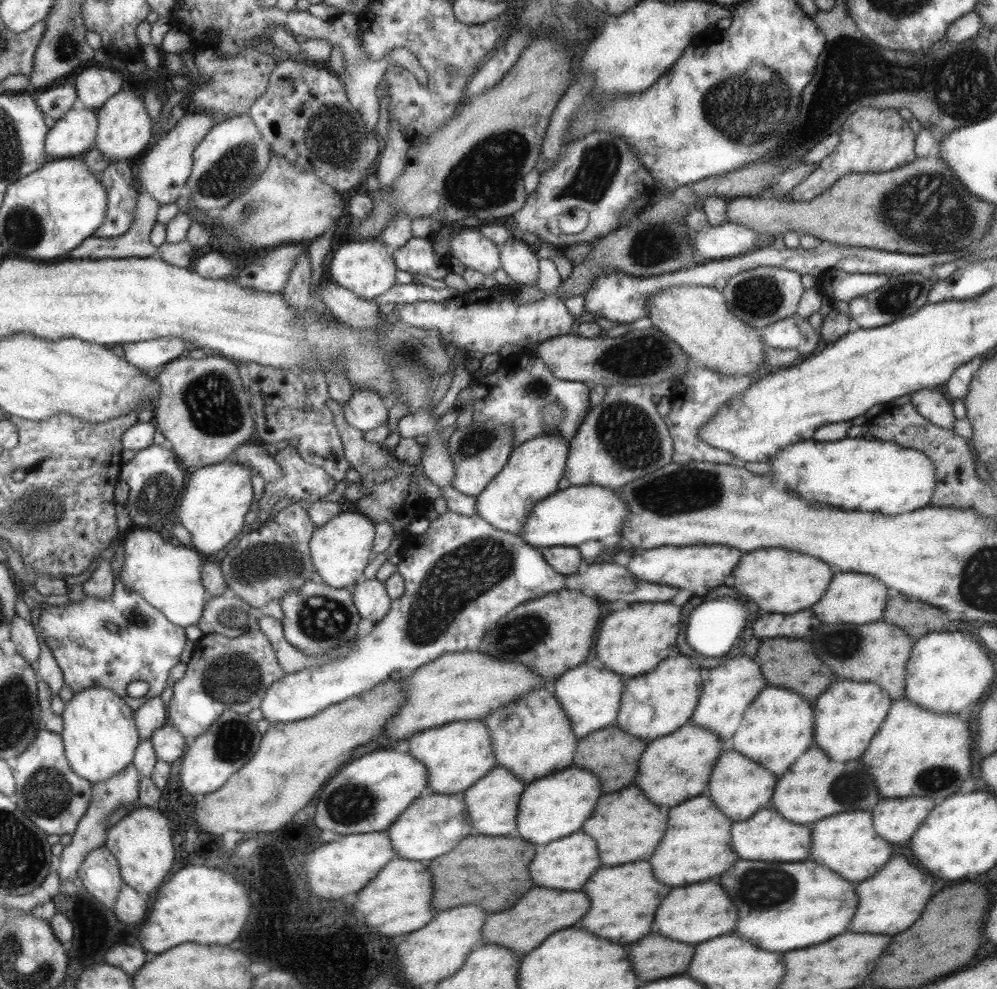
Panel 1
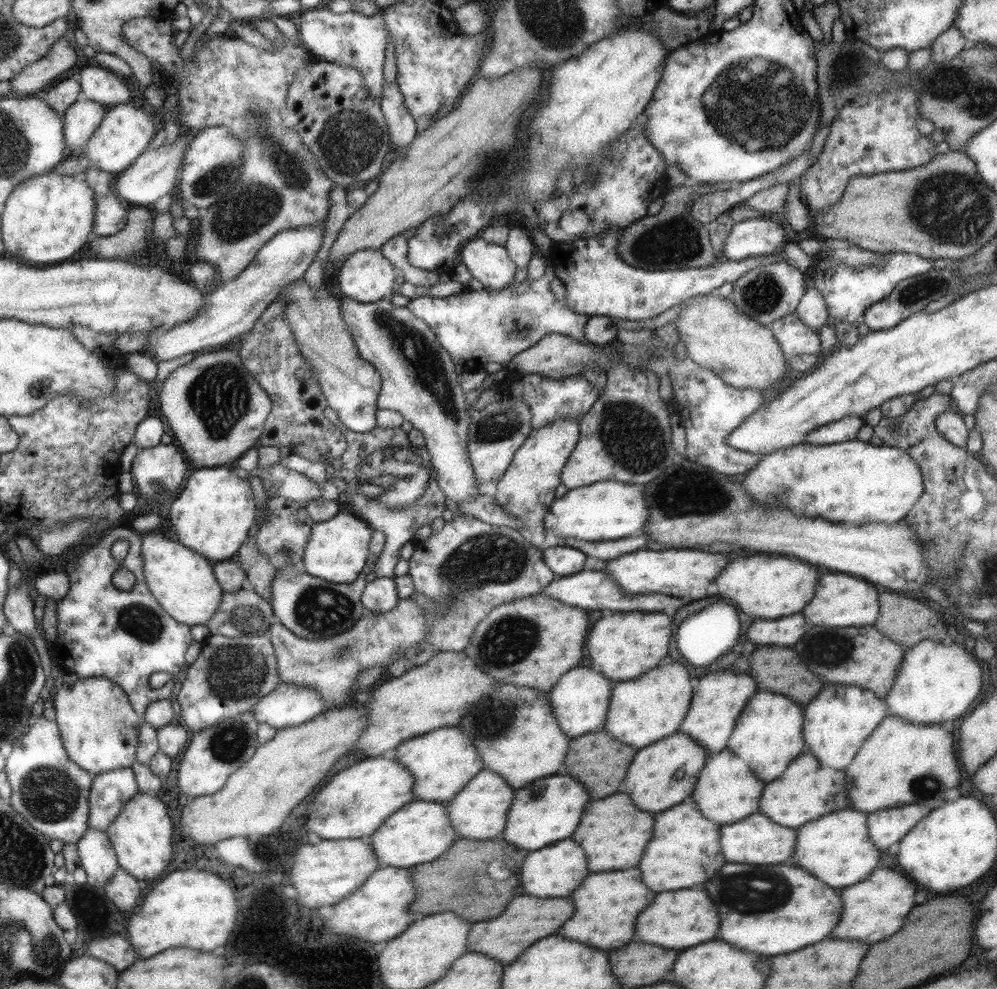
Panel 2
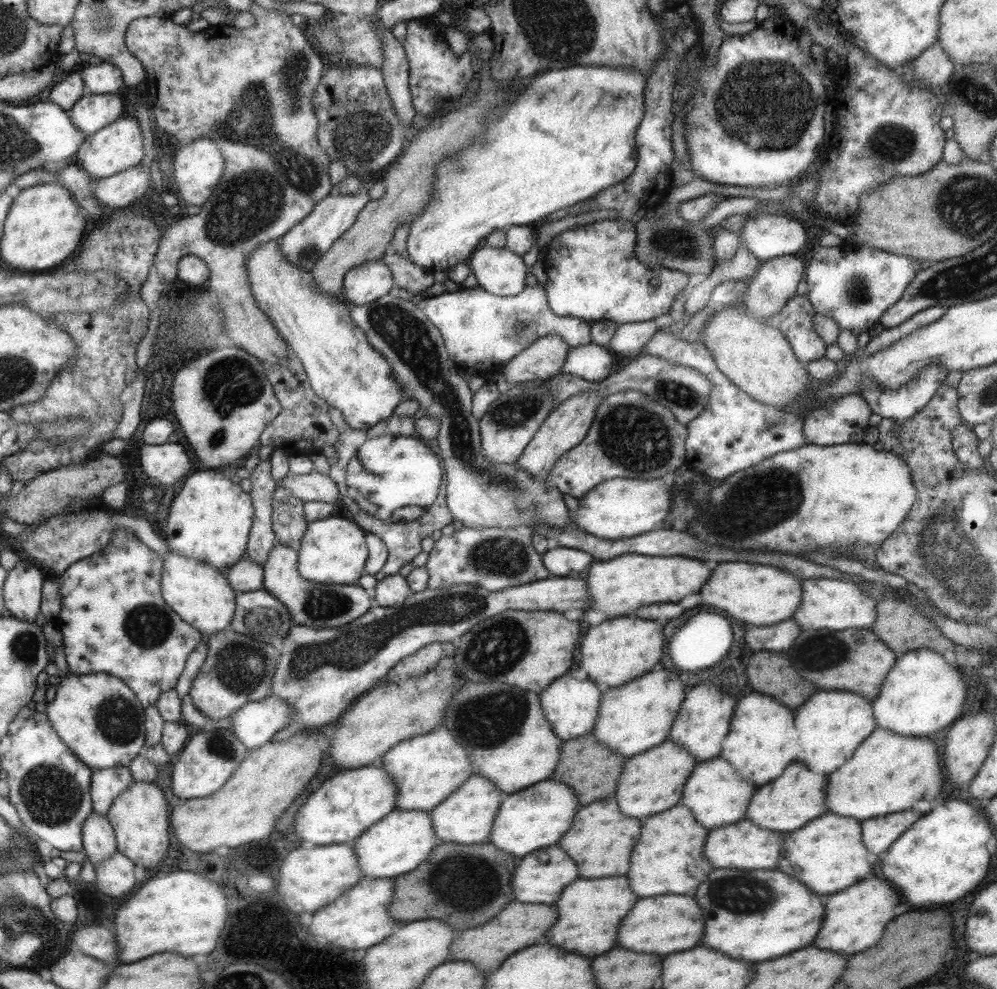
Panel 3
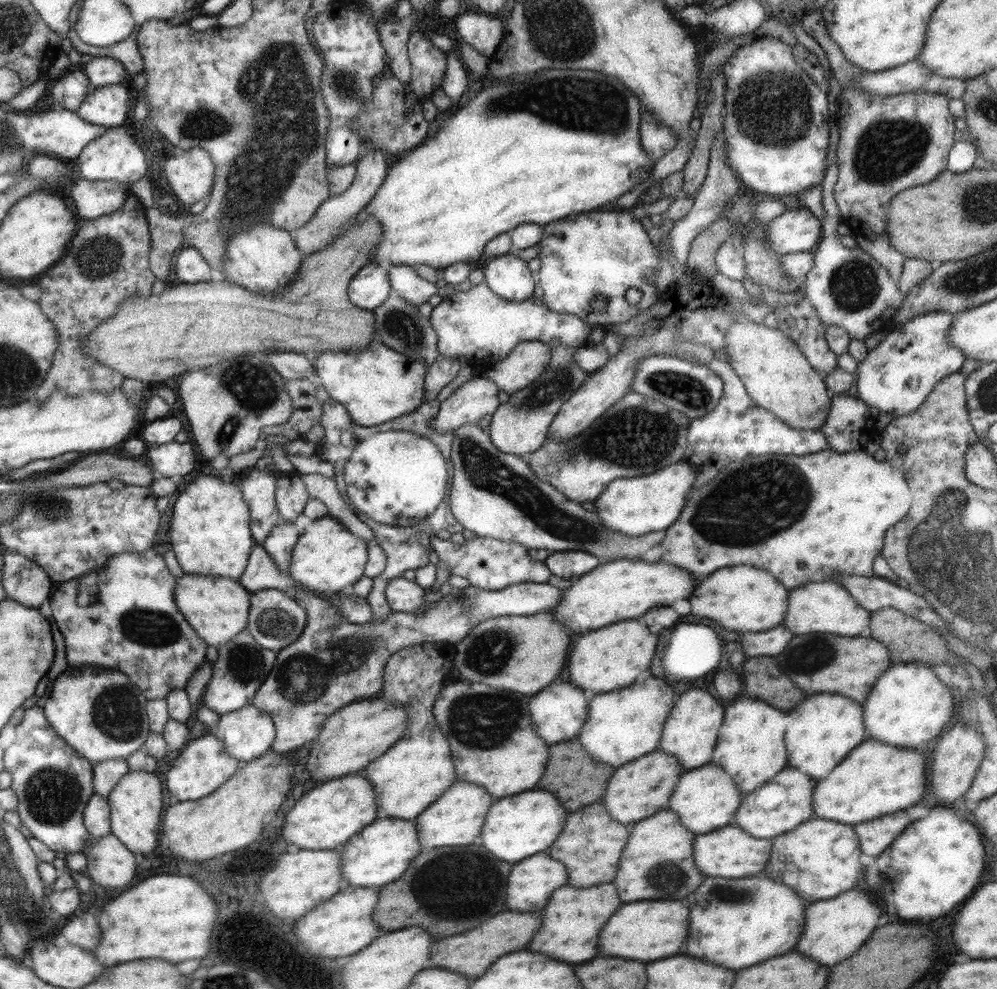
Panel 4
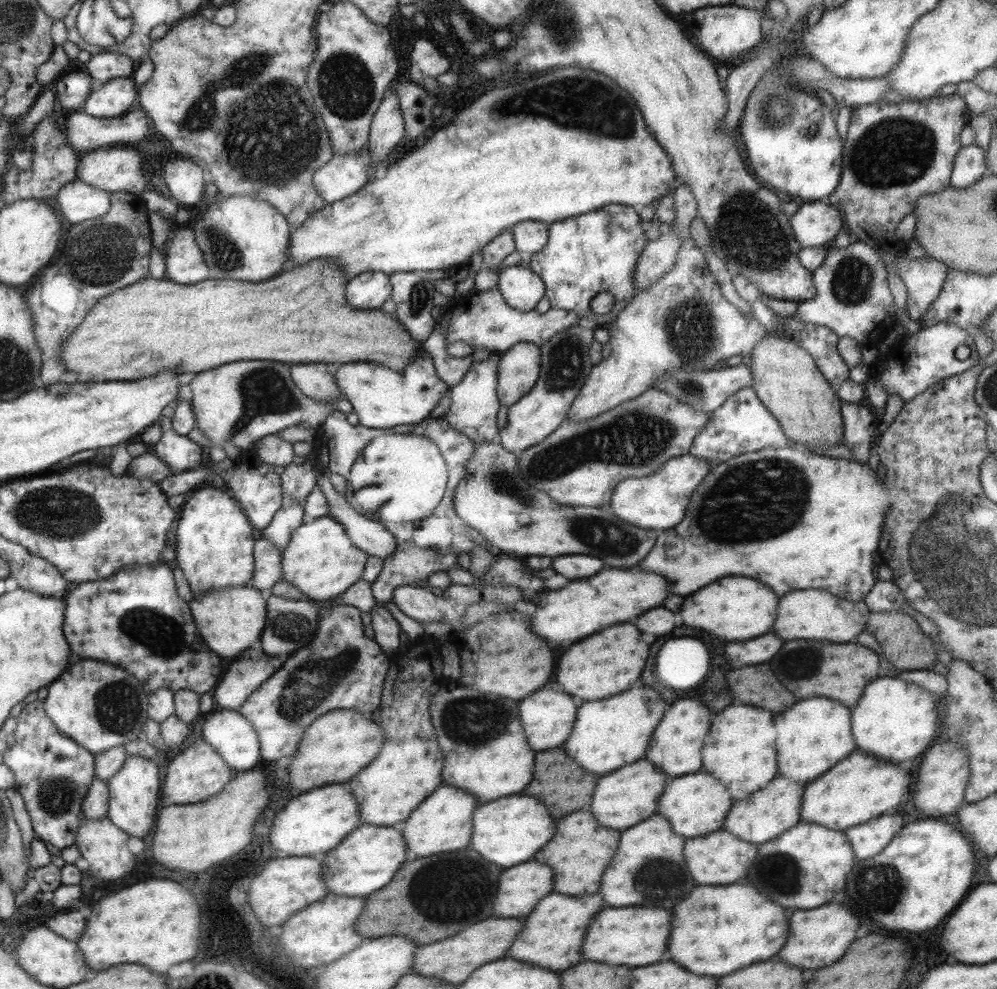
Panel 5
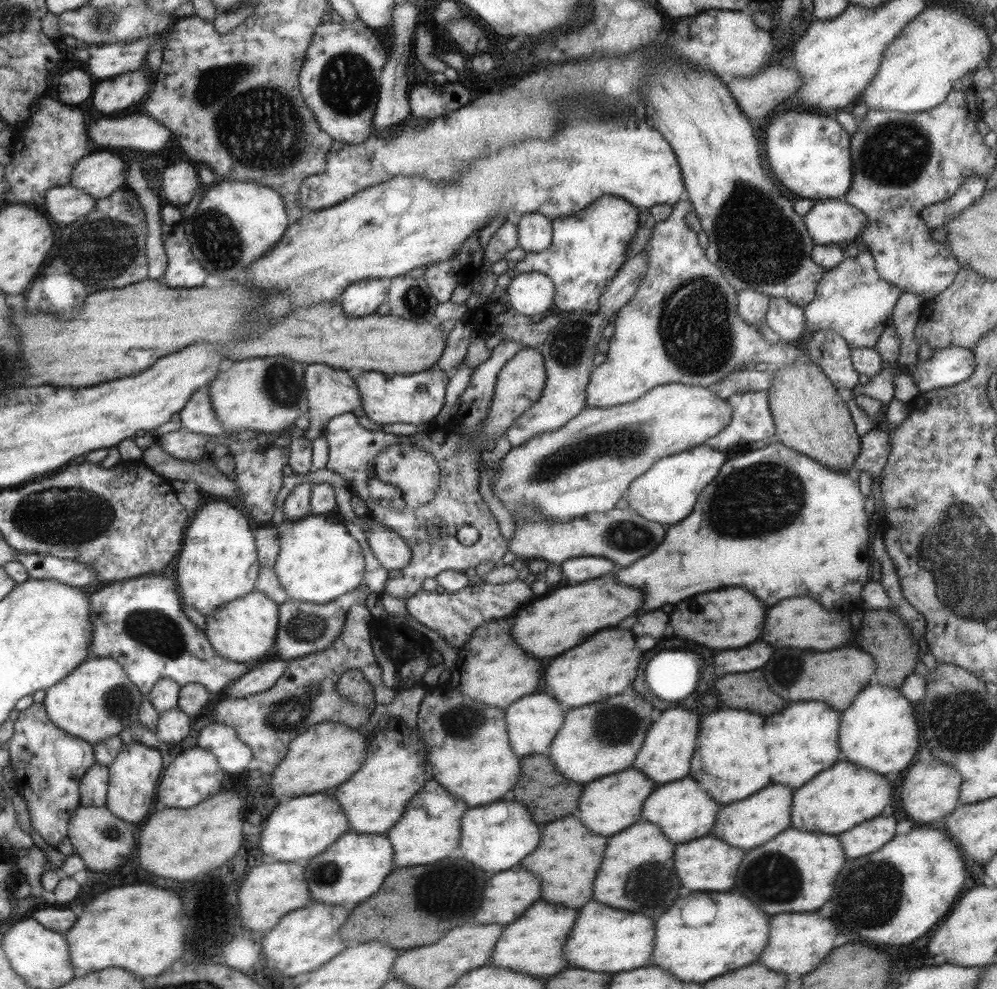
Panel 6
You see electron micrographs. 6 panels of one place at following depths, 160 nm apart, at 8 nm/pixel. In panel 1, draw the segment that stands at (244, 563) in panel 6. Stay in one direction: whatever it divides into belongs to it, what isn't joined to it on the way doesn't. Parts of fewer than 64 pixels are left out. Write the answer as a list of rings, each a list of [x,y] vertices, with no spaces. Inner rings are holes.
[[[231,458],[190,470],[185,478],[185,489],[177,509],[179,525],[188,530],[193,548],[211,558],[229,541],[241,534],[243,516],[249,511],[253,498],[250,468]]]

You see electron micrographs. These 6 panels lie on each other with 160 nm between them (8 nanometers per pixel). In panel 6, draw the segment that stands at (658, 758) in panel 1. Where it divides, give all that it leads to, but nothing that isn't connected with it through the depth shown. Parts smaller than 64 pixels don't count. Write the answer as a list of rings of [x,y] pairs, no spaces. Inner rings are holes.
[[[633,767],[607,774],[584,785],[575,814],[593,834],[601,836],[617,834],[643,820],[641,812],[643,800],[655,790],[655,786],[657,786],[655,782],[650,781],[645,774]]]

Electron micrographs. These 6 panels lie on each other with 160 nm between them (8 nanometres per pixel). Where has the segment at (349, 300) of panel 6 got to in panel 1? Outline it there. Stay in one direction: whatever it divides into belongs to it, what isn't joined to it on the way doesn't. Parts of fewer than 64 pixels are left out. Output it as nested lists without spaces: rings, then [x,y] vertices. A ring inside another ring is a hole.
[[[359,239],[346,242],[333,250],[329,262],[330,278],[344,289],[350,290],[359,298],[371,301],[395,284],[396,264],[391,249],[379,239]]]

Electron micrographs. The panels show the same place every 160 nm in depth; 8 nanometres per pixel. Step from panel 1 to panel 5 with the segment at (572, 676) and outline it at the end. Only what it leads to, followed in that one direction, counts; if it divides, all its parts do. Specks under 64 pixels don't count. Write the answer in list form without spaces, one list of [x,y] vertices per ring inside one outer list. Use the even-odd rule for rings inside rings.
[[[537,690],[535,694],[523,698],[519,704],[519,720],[521,720],[527,744],[535,751],[557,748],[567,740],[575,722],[577,706],[569,694]]]

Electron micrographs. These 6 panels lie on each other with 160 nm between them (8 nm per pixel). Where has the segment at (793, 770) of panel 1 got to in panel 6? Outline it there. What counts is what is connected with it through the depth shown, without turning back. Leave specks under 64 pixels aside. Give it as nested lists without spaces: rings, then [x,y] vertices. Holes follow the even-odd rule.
[[[769,784],[741,802],[733,801],[733,804],[723,805],[717,813],[711,834],[717,836],[720,841],[726,842],[725,844],[745,850],[765,845],[776,834],[790,826],[791,794],[793,792],[783,784],[781,786]]]

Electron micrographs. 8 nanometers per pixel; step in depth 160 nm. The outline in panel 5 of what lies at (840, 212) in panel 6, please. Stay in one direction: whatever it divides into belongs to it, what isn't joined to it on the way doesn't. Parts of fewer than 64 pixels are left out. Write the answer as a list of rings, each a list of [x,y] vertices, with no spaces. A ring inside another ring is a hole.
[[[826,200],[798,206],[789,217],[789,225],[798,245],[803,248],[827,246],[837,232],[845,228],[840,212]]]

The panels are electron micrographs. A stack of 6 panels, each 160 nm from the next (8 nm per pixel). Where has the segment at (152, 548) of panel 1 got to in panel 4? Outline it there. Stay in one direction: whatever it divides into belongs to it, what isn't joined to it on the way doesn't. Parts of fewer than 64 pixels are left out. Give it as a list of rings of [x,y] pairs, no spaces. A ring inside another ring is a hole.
[[[183,573],[176,578],[175,588],[173,588],[173,599],[179,613],[207,645],[215,648],[245,630],[249,596],[251,592],[241,587],[237,581],[211,575]]]

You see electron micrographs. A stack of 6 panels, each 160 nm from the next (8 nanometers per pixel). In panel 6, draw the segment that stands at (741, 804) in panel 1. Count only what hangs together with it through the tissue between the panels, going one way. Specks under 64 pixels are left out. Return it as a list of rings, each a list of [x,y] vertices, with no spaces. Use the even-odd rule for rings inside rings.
[[[687,776],[687,778],[680,778],[657,786],[657,790],[653,794],[649,794],[647,800],[643,802],[641,812],[643,820],[659,826],[665,838],[675,844],[681,844],[681,842],[689,842],[693,838],[711,834],[717,810],[720,807],[713,798],[709,798],[705,794],[705,790],[699,788],[699,784],[693,778]]]

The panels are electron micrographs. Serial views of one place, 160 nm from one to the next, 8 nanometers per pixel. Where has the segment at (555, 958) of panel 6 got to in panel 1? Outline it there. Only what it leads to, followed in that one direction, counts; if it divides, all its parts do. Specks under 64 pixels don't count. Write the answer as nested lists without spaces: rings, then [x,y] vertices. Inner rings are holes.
[[[627,862],[621,866],[601,866],[583,886],[591,900],[589,912],[581,920],[581,928],[599,934],[617,944],[637,942],[651,932],[653,914],[669,886],[655,882],[649,862]]]

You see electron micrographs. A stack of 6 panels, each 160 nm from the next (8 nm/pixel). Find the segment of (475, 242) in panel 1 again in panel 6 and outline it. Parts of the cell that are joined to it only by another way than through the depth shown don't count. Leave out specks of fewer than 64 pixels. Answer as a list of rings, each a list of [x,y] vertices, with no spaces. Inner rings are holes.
[[[538,272],[511,274],[506,289],[508,303],[517,313],[528,317],[549,313],[554,286],[551,279]]]

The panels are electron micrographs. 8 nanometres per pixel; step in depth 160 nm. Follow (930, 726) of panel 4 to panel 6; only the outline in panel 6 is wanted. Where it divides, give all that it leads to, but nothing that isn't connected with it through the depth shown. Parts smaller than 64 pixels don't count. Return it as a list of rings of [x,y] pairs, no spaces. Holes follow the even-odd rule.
[[[870,683],[863,687],[851,702],[851,706],[843,710],[840,716],[839,748],[841,758],[853,765],[878,772],[901,772],[905,770],[917,748],[921,738],[919,716],[914,703],[909,702],[900,689],[886,687],[879,683]]]

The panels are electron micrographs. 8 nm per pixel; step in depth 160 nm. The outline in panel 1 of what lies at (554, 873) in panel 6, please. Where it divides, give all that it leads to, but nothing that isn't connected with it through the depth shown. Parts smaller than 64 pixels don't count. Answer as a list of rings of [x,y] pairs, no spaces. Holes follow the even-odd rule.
[[[635,784],[613,794],[603,794],[596,804],[593,816],[587,818],[580,829],[595,838],[601,862],[605,866],[615,866],[623,862],[649,860],[667,830],[667,810],[651,804]]]

